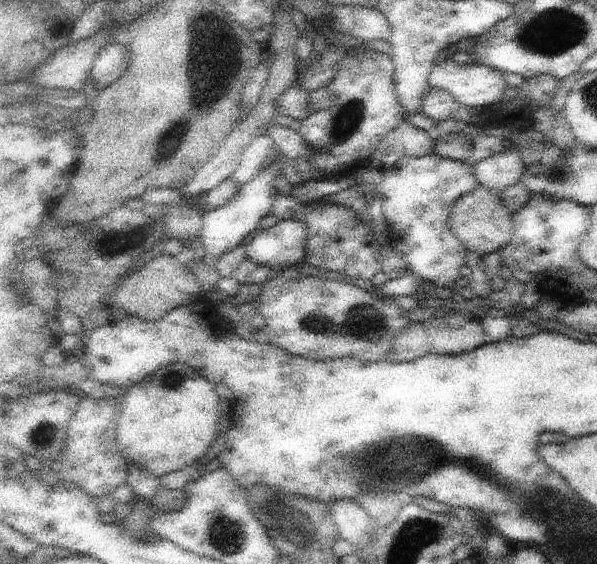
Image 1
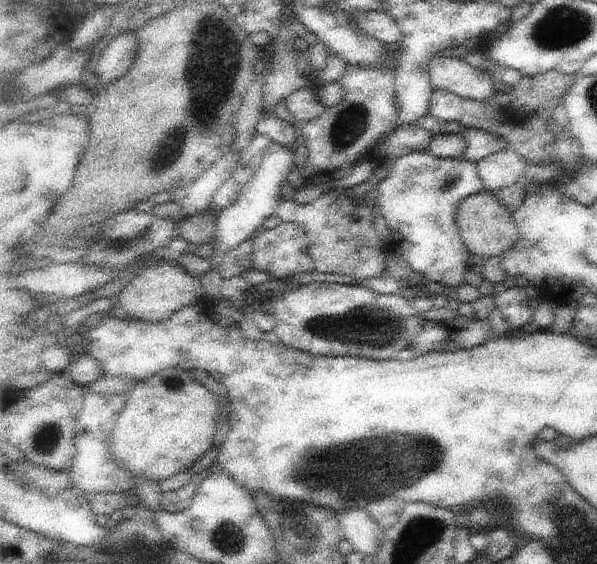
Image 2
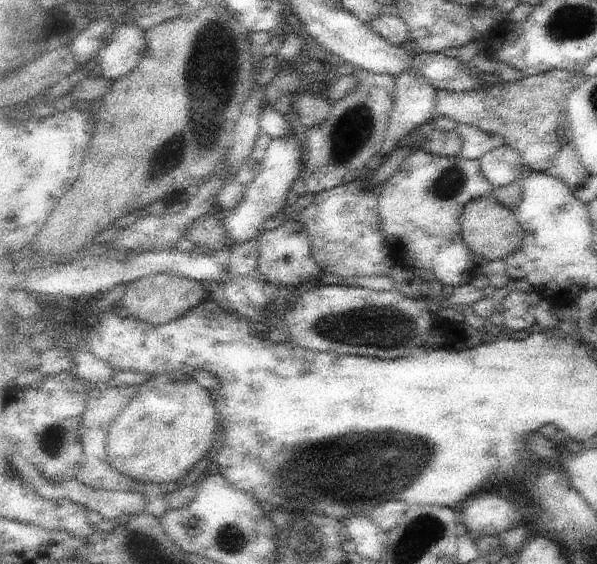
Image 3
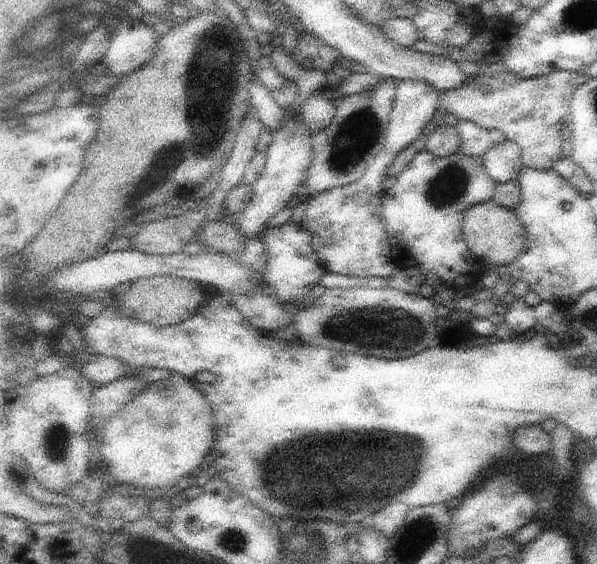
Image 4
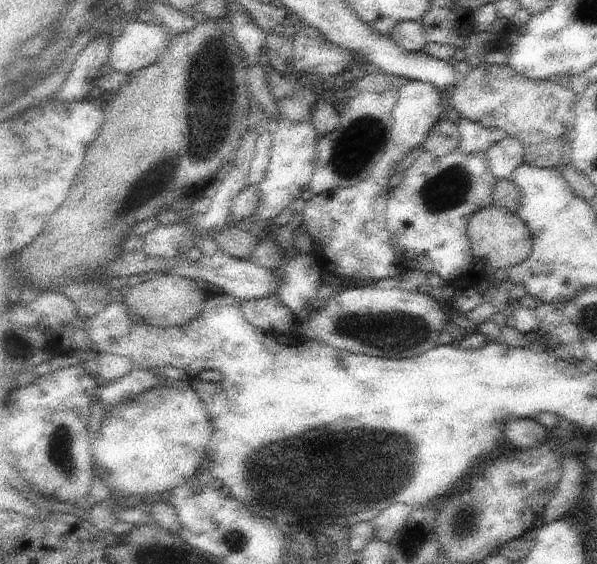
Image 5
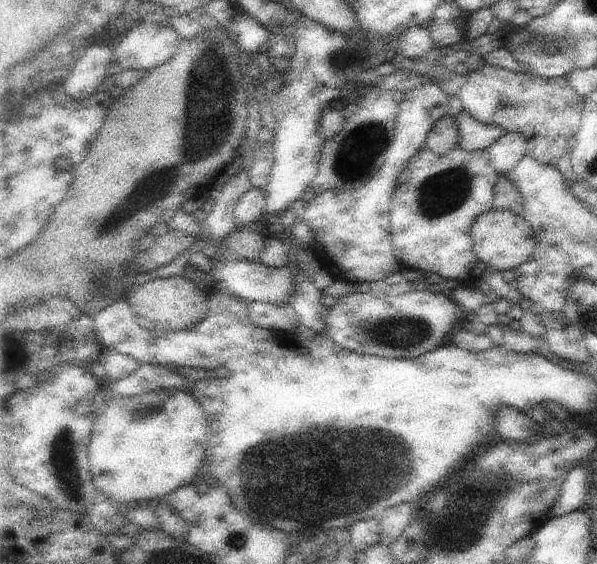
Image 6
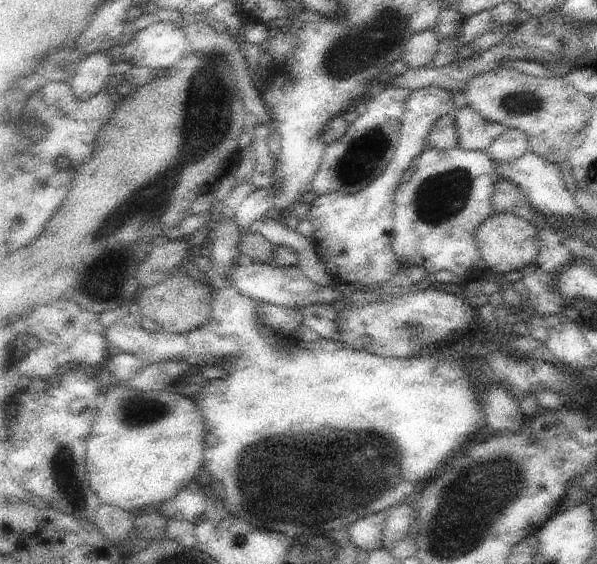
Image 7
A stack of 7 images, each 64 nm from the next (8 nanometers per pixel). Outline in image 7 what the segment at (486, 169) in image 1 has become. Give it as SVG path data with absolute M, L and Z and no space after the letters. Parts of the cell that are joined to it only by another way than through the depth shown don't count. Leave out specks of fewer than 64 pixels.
M507 128L500 138L496 138L489 155L495 162L495 166L500 166L500 164L512 164L512 162L520 160L528 151L528 135L520 129Z

